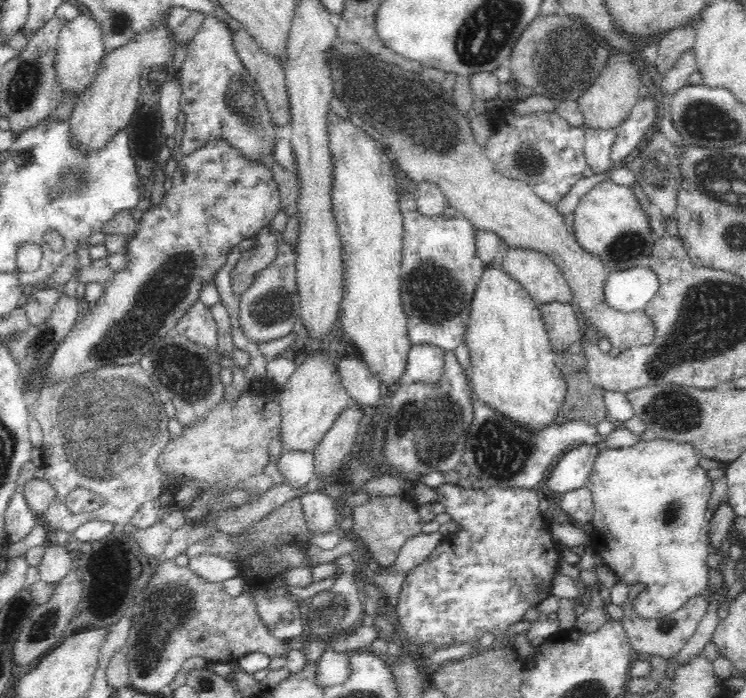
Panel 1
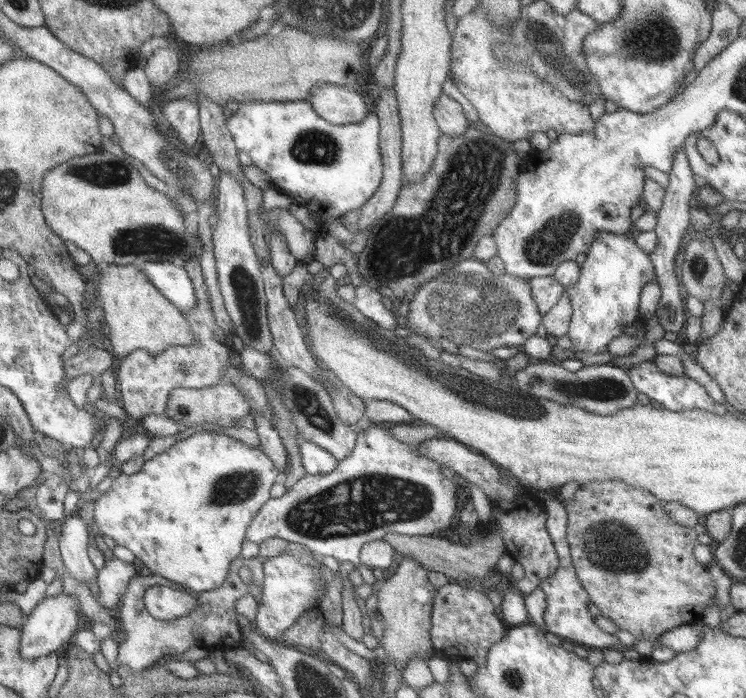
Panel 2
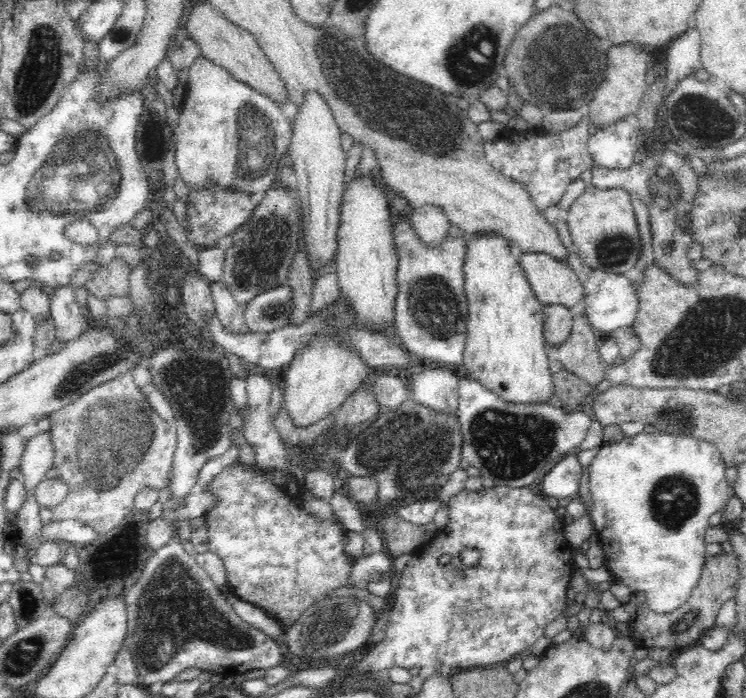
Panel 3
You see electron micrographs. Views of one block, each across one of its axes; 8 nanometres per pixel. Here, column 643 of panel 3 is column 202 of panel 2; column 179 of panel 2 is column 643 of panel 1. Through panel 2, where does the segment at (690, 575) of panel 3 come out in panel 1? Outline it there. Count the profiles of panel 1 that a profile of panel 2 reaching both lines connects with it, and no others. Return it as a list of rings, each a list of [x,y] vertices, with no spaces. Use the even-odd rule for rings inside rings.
[[[656,438],[651,441],[640,440],[637,444],[630,447],[623,447],[619,449],[607,448],[602,451],[596,457],[592,472],[587,478],[585,484],[585,487],[590,490],[591,495],[593,496],[594,505],[594,516],[592,516],[593,530],[591,535],[592,548],[602,557],[604,564],[616,573],[616,576],[620,582],[629,585],[642,585],[644,587],[644,590],[639,592],[639,594],[633,599],[633,609],[638,616],[644,619],[662,619],[663,617],[668,617],[670,614],[676,612],[678,608],[682,608],[682,606],[694,596],[704,597],[706,598],[706,601],[709,602],[708,610],[705,611],[704,618],[702,618],[702,622],[700,622],[698,629],[694,632],[694,635],[690,638],[690,640],[686,642],[686,645],[682,647],[682,650],[675,655],[675,663],[677,667],[686,665],[688,662],[692,661],[692,658],[697,658],[701,653],[703,653],[702,646],[713,638],[713,633],[716,631],[718,626],[719,605],[725,602],[730,588],[725,583],[723,583],[722,586],[710,586],[710,578],[708,578],[709,566],[707,565],[707,558],[710,553],[710,548],[708,545],[709,521],[706,520],[706,510],[708,510],[708,499],[710,498],[710,493],[712,492],[713,480],[706,475],[706,470],[700,467],[700,464],[698,463],[700,458],[702,458],[702,456],[700,456],[690,445],[678,444],[677,442],[660,438]]]

